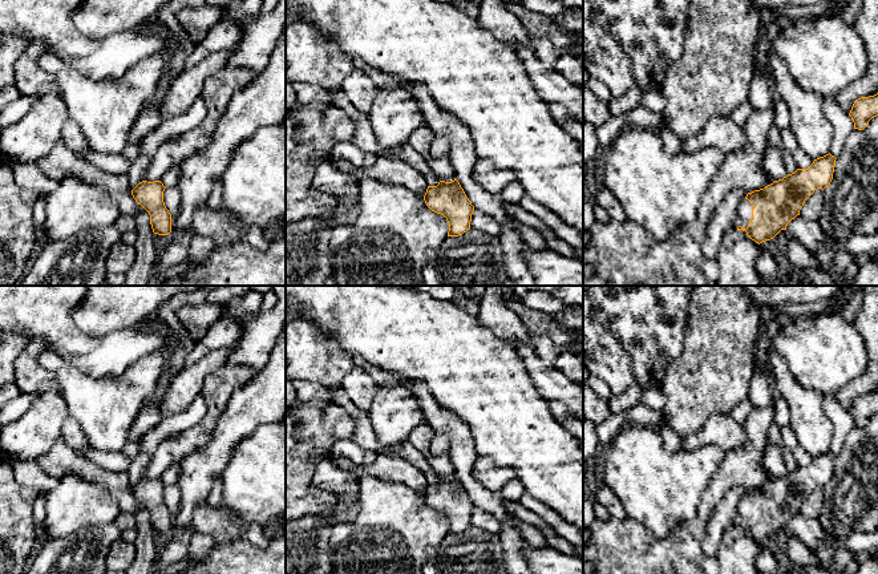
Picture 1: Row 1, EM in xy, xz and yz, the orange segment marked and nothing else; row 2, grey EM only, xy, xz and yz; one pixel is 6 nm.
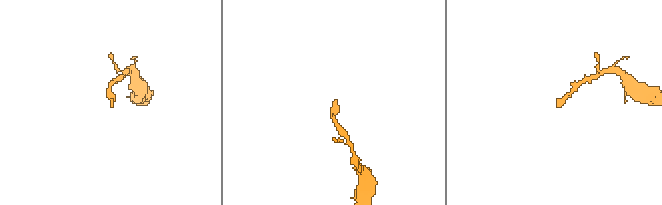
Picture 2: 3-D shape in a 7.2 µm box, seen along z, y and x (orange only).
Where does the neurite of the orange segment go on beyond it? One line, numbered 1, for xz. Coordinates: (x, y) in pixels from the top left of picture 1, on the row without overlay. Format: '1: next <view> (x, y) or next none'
1: next none

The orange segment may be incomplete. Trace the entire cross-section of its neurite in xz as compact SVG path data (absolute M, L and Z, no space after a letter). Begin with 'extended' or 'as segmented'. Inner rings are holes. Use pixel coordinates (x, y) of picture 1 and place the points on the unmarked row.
as segmented | M456 476L452 480L440 478L437 484L428 484L424 498L432 509L446 516L448 534L462 533L470 526L474 504Z

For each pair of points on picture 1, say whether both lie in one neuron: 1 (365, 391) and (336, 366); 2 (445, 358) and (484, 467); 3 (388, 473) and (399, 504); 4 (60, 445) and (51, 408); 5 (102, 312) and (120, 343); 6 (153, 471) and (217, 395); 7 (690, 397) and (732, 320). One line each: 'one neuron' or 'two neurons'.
1: two neurons
2: two neurons
3: two neurons
4: two neurons
5: two neurons
6: one neuron
7: one neuron

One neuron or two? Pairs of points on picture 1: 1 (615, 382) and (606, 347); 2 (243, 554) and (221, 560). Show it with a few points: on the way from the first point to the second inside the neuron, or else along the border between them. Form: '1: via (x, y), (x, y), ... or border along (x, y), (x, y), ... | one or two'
1: via (615, 374), (615, 368), (606, 355) | one
2: via (238, 560), (226, 560) | one

